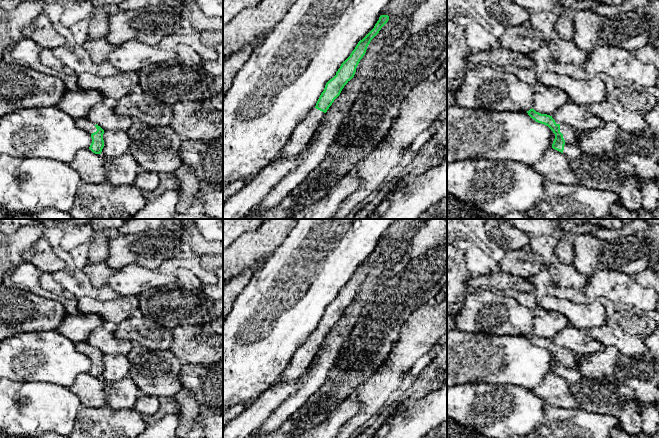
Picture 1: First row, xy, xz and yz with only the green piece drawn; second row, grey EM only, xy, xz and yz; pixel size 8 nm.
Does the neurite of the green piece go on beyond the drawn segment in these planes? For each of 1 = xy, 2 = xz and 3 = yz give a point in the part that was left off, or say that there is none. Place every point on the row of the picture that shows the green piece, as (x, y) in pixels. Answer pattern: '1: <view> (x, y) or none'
1: xy (83, 123)
2: xz (305, 130)
3: yz (572, 149)

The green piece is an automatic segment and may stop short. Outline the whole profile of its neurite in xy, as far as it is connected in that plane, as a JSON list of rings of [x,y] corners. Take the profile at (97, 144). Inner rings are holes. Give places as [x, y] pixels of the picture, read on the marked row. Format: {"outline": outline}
{"outline": [[[81,117],[75,120],[76,126],[84,131],[86,131],[92,138],[92,143],[89,149],[95,154],[101,154],[104,147],[103,134],[104,130],[88,120],[86,117]]]}

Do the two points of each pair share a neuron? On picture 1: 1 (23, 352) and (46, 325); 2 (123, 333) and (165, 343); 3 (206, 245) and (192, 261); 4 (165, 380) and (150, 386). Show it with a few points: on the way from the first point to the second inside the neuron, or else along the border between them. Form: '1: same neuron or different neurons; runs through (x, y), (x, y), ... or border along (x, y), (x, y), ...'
1: different neurons; border along (55, 329), (39, 332), (20, 332), (18, 334)
2: same neuron; runs through (133, 333), (150, 334), (155, 337)
3: different neurons; border along (192, 251), (199, 256)
4: same neuron; runs through (161, 380), (154, 382)

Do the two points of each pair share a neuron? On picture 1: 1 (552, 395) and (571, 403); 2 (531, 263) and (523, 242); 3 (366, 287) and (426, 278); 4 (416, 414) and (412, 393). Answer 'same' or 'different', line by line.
1: same
2: different
3: different
4: different

